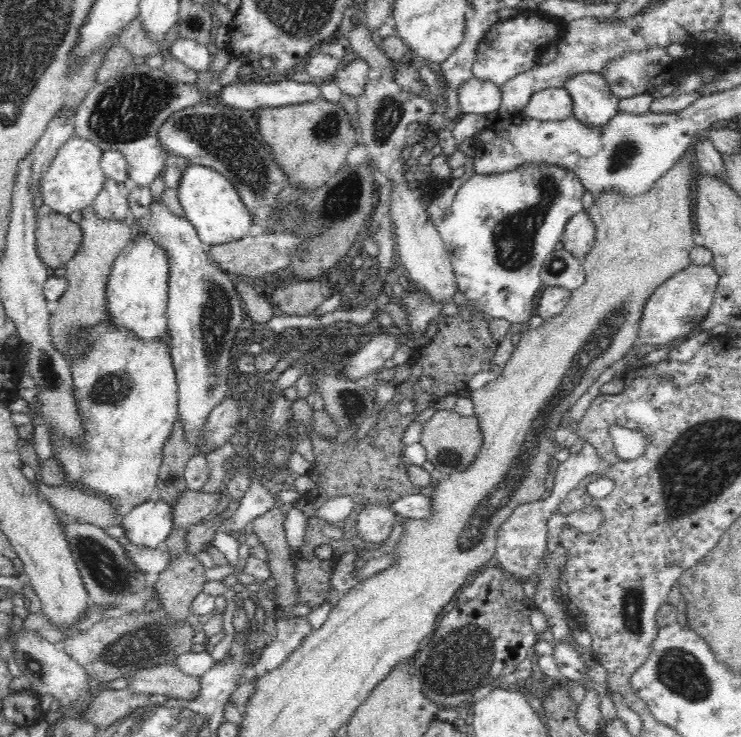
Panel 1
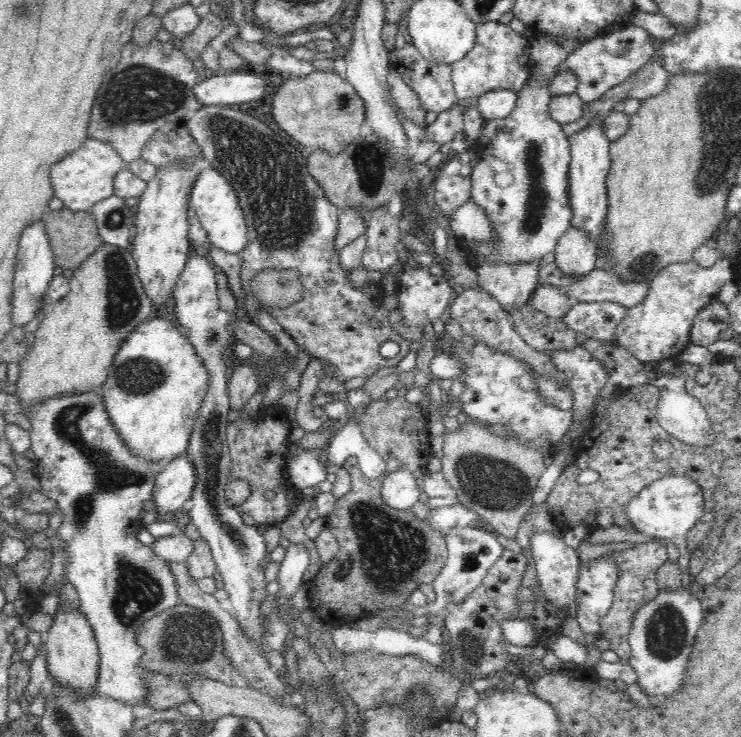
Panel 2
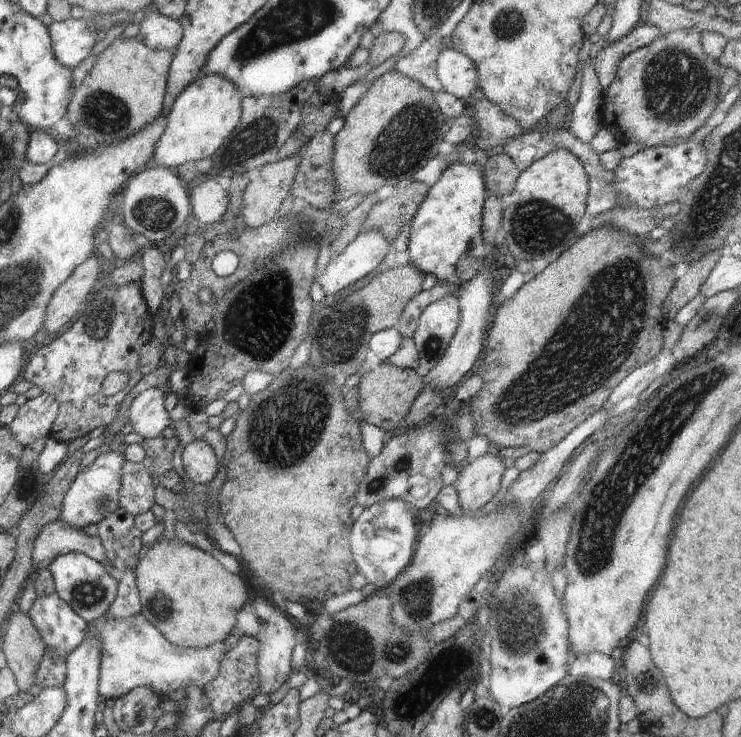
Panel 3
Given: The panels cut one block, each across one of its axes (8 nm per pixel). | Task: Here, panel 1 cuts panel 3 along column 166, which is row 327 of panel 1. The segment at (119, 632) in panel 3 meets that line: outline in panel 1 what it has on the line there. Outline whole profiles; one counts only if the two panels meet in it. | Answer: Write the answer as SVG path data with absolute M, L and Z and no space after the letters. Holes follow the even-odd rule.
M693 263L664 282L658 289L654 290L645 305L640 329L638 329L638 338L636 338L634 346L666 345L676 338L687 336L708 316L719 282L720 276L714 271L712 264L699 266Z

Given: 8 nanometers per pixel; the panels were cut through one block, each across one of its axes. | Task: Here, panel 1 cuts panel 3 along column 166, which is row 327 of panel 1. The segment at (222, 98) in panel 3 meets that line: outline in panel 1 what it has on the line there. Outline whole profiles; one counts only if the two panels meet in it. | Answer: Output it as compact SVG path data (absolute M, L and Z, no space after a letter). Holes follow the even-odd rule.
M136 233L131 244L127 248L124 248L124 251L116 258L114 265L111 267L108 282L105 286L105 296L111 324L116 328L127 328L132 334L135 334L138 338L146 342L156 340L156 338L167 338L169 276L170 265L168 265L168 257L166 257L164 249L162 249L160 245L156 245L156 243L150 239L150 234Z

